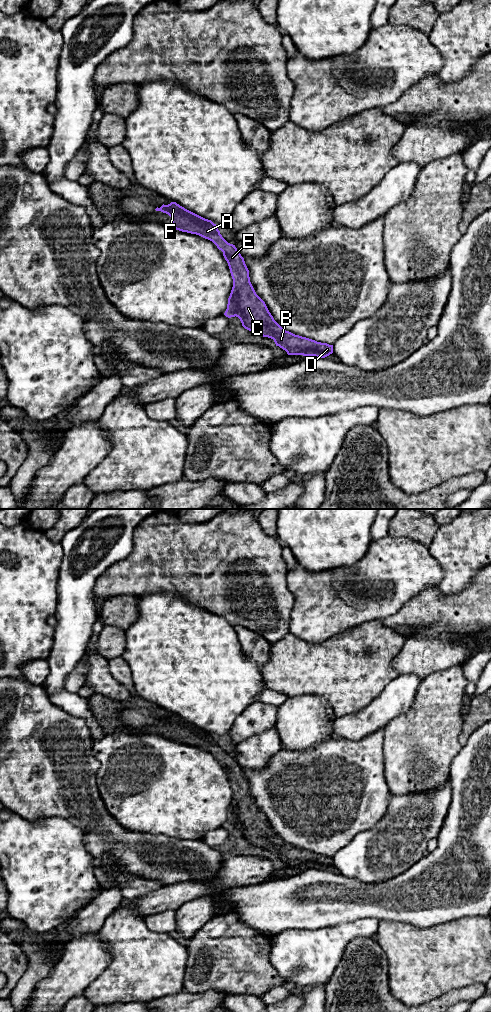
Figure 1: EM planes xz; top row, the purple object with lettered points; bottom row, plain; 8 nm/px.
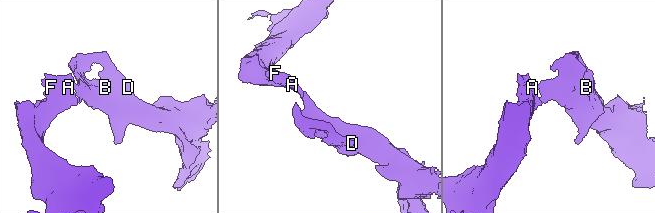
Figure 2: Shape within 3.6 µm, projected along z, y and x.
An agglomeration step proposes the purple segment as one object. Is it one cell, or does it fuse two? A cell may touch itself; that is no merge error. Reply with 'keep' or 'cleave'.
keep

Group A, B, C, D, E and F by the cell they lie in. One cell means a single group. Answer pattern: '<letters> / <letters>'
A B C D E F

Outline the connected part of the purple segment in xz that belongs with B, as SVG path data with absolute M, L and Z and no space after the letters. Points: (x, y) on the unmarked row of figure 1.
M171 714L168 717L162 717L156 720L156 723L161 723L168 726L172 731L172 740L199 747L205 751L212 753L219 762L223 764L223 768L228 775L230 785L233 791L233 799L228 810L227 821L224 827L228 830L238 829L242 838L263 849L268 849L274 852L276 858L279 858L287 864L288 867L303 867L325 870L333 865L333 857L317 854L315 852L295 847L283 841L273 830L269 824L265 814L256 806L249 789L249 782L245 776L244 770L238 764L235 757L228 755L220 746L218 738L211 732L205 731L187 721L180 718L176 714Z

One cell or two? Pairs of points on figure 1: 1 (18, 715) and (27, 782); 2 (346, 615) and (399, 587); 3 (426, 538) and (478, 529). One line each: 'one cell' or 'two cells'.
1: one cell
2: one cell
3: two cells

